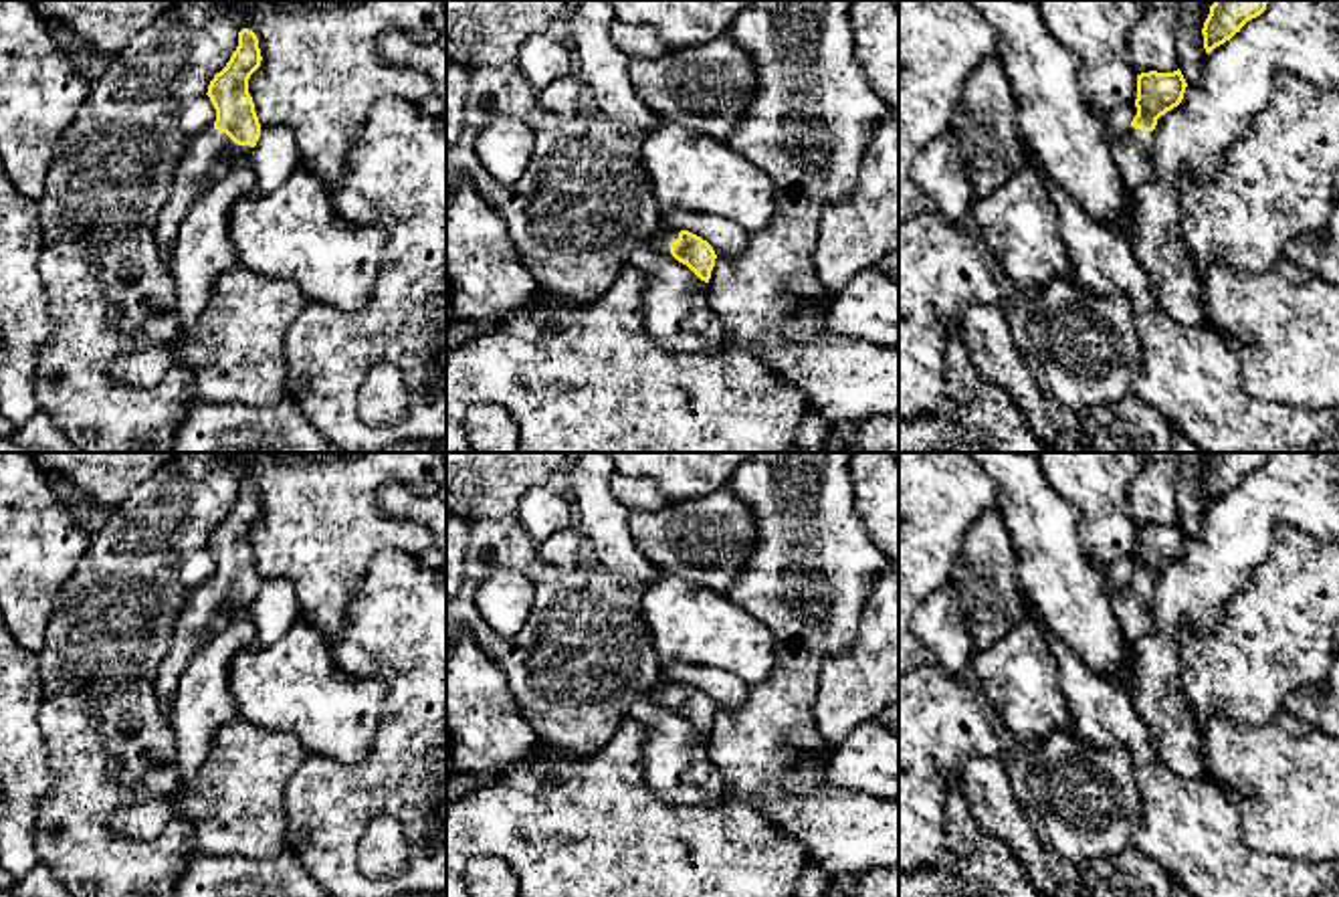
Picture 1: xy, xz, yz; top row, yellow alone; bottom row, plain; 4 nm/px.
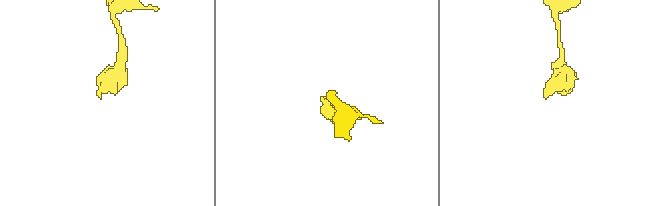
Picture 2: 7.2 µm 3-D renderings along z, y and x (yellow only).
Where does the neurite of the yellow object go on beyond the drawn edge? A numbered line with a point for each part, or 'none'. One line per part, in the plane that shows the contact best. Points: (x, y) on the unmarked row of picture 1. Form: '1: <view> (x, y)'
1: xy (211, 605)

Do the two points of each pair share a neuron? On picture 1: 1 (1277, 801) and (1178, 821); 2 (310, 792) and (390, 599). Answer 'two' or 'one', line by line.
1: two
2: one

